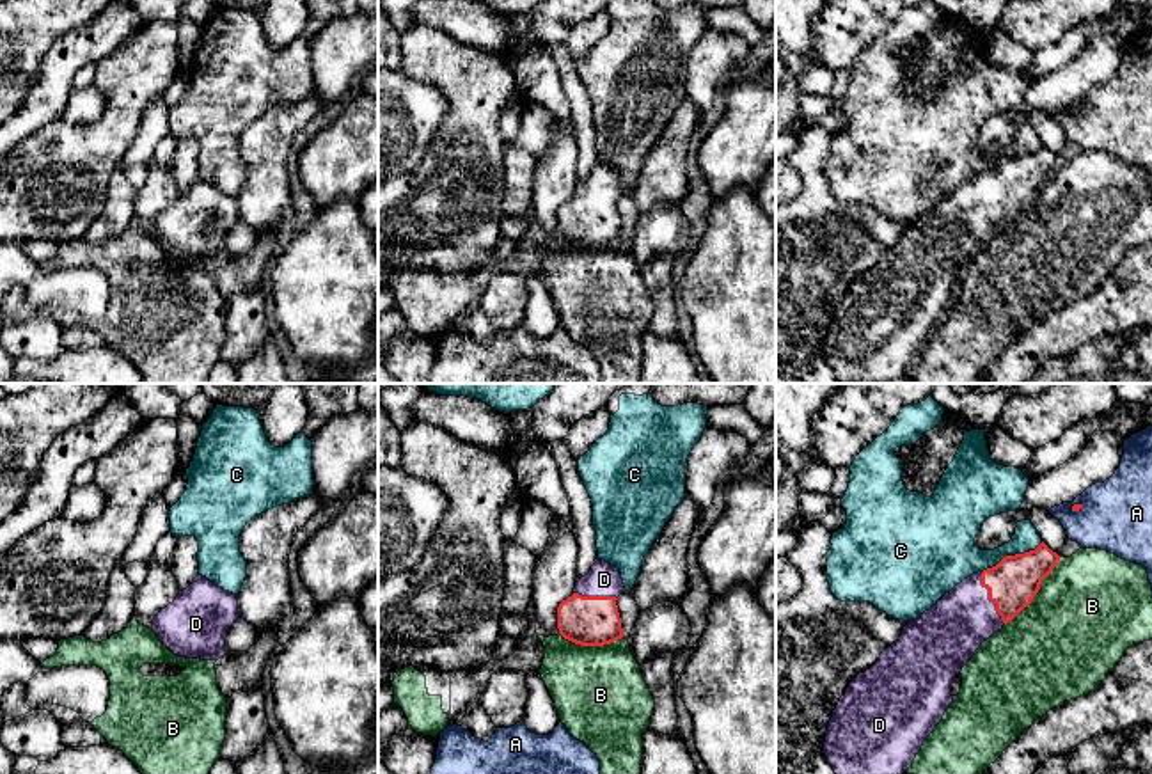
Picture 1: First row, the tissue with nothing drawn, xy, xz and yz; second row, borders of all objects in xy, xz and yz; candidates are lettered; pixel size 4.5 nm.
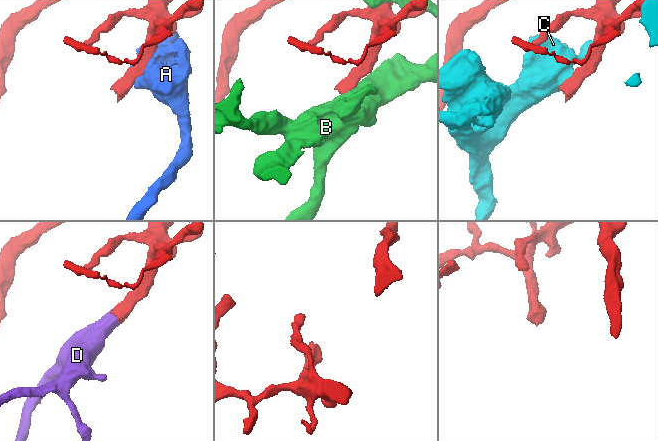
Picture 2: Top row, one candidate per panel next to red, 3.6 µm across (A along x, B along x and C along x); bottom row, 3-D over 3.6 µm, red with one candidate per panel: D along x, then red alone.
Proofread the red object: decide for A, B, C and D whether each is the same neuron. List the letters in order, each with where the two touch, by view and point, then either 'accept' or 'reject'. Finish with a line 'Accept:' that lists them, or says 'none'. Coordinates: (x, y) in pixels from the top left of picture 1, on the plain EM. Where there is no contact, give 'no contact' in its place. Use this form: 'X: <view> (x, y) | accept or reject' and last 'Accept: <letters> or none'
A: yz (1076, 112) | reject
B: yz (1037, 194) | reject
C: yz (1012, 158) | reject
D: yz (989, 201) | accept
Accept: D

